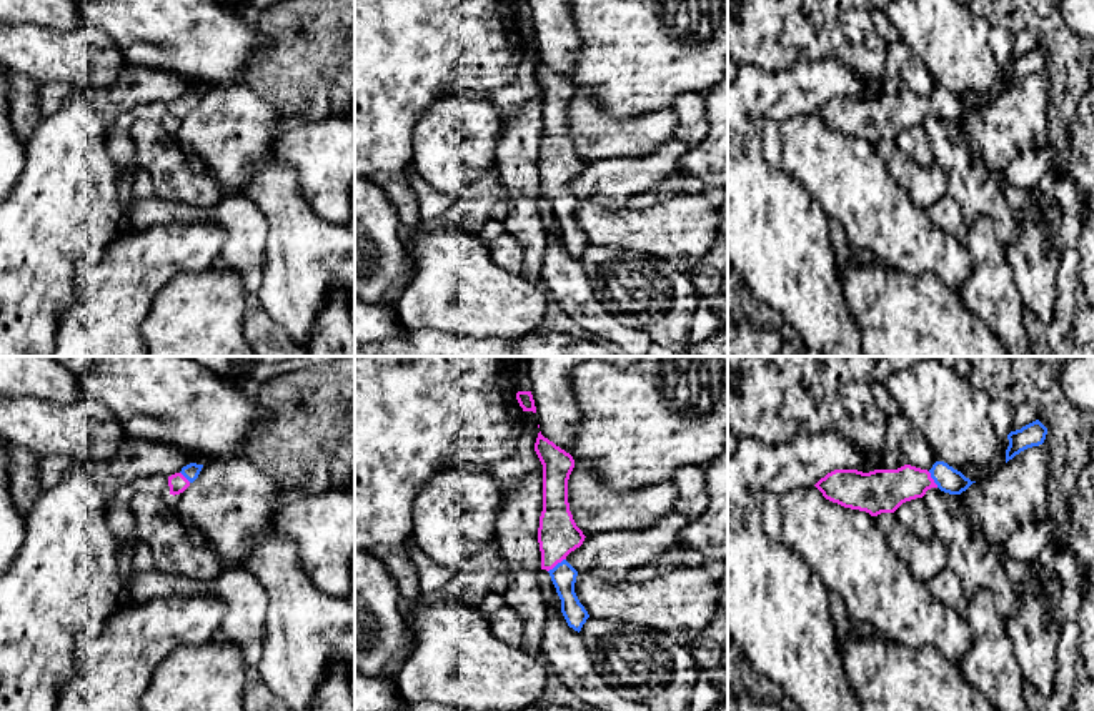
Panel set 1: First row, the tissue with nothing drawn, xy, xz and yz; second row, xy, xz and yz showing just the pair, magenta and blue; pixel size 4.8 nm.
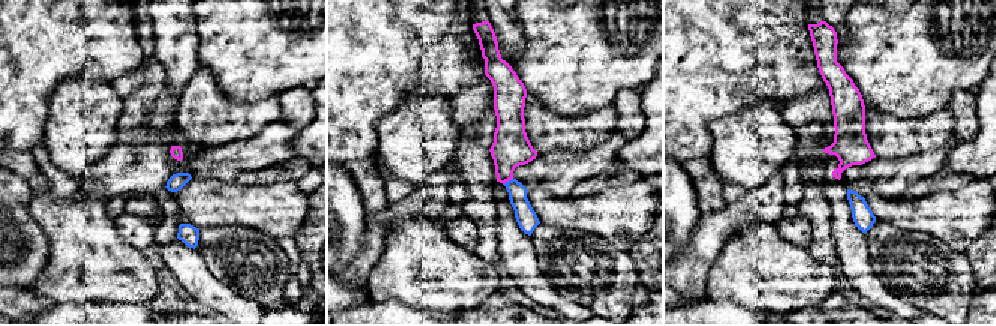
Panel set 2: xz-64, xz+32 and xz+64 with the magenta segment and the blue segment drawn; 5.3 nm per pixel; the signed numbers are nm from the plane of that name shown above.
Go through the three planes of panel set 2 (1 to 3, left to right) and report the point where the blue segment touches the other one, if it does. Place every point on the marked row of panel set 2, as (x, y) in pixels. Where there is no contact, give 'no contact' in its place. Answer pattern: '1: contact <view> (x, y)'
1: no contact
2: contact xz+32 (507, 181)
3: no contact

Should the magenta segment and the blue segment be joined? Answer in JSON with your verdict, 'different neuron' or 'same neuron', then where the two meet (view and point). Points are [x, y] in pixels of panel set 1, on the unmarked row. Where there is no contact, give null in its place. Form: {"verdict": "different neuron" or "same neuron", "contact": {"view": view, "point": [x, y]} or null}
{"verdict": "same neuron", "contact": {"view": "xz", "point": [556, 190]}}

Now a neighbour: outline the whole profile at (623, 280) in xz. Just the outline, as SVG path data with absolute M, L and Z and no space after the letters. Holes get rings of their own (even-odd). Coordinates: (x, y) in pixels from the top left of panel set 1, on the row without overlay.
M589 243L579 261L596 298L613 315L698 310L691 276L658 256Z

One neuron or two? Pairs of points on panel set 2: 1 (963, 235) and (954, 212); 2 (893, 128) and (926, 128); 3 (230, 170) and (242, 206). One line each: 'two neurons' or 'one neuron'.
1: one neuron
2: one neuron
3: two neurons

